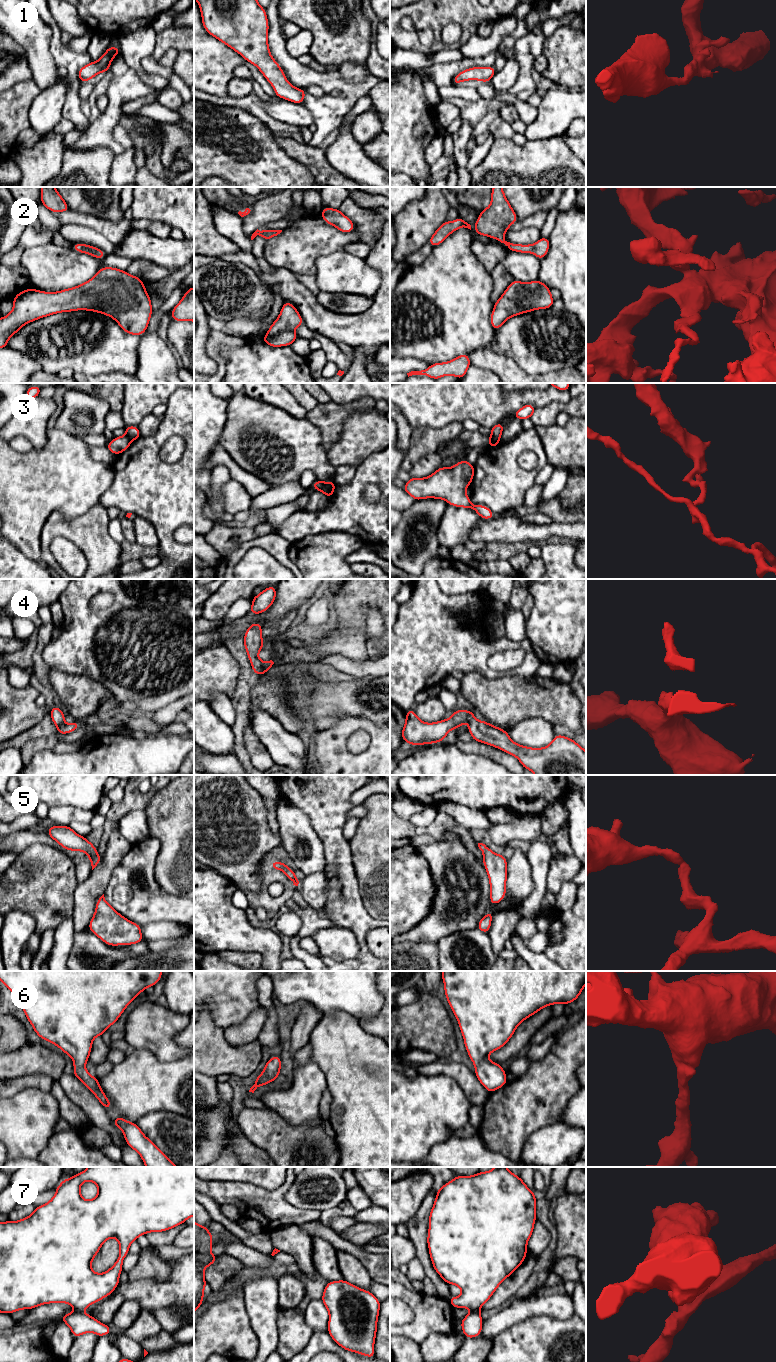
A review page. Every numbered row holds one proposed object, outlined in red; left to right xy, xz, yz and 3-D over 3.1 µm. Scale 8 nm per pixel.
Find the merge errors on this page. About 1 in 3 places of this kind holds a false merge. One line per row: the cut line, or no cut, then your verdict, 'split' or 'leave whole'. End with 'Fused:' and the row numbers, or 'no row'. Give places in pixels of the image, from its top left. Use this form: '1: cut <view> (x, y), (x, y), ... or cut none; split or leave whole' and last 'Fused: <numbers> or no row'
1: cut none; leave whole
2: cut none; leave whole
3: cut xz (325, 482), (322, 491); split
4: cut none; leave whole
5: cut none; leave whole
6: cut none; leave whole
7: cut yz (473, 1310), (478, 1311); split
Fused: 3, 7

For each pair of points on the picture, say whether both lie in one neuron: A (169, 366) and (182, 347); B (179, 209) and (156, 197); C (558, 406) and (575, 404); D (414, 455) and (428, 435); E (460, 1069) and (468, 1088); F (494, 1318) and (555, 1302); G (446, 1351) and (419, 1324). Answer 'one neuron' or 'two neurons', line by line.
A: two neurons
B: one neuron
C: one neuron
D: one neuron
E: one neuron
F: one neuron
G: two neurons

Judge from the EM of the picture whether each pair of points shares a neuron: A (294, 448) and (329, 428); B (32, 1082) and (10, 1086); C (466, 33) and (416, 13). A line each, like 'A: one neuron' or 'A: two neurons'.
A: two neurons
B: one neuron
C: one neuron

